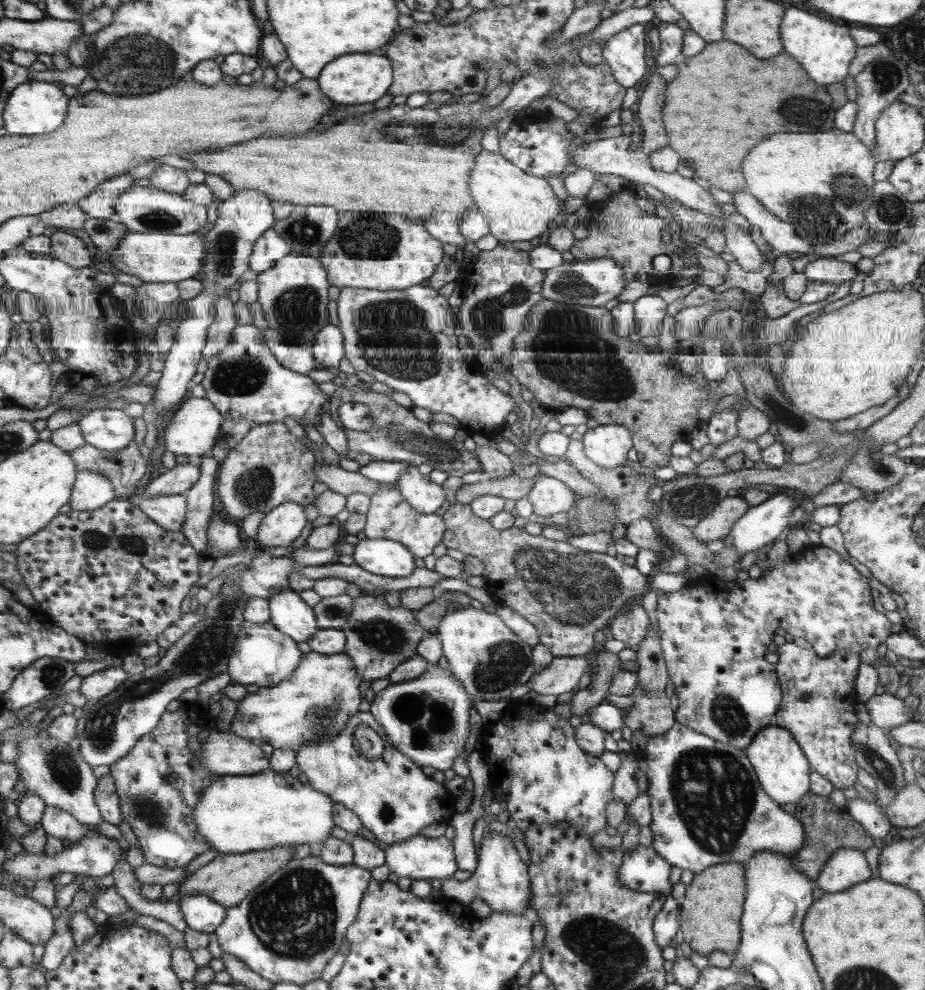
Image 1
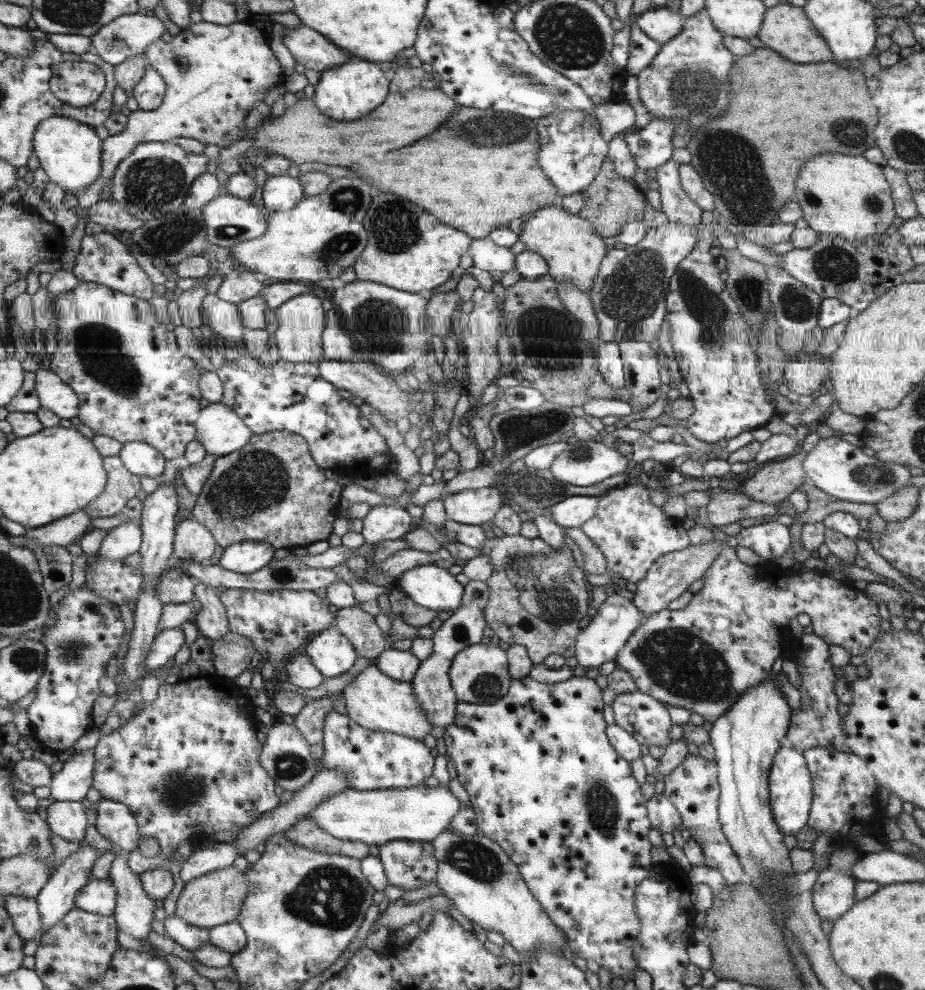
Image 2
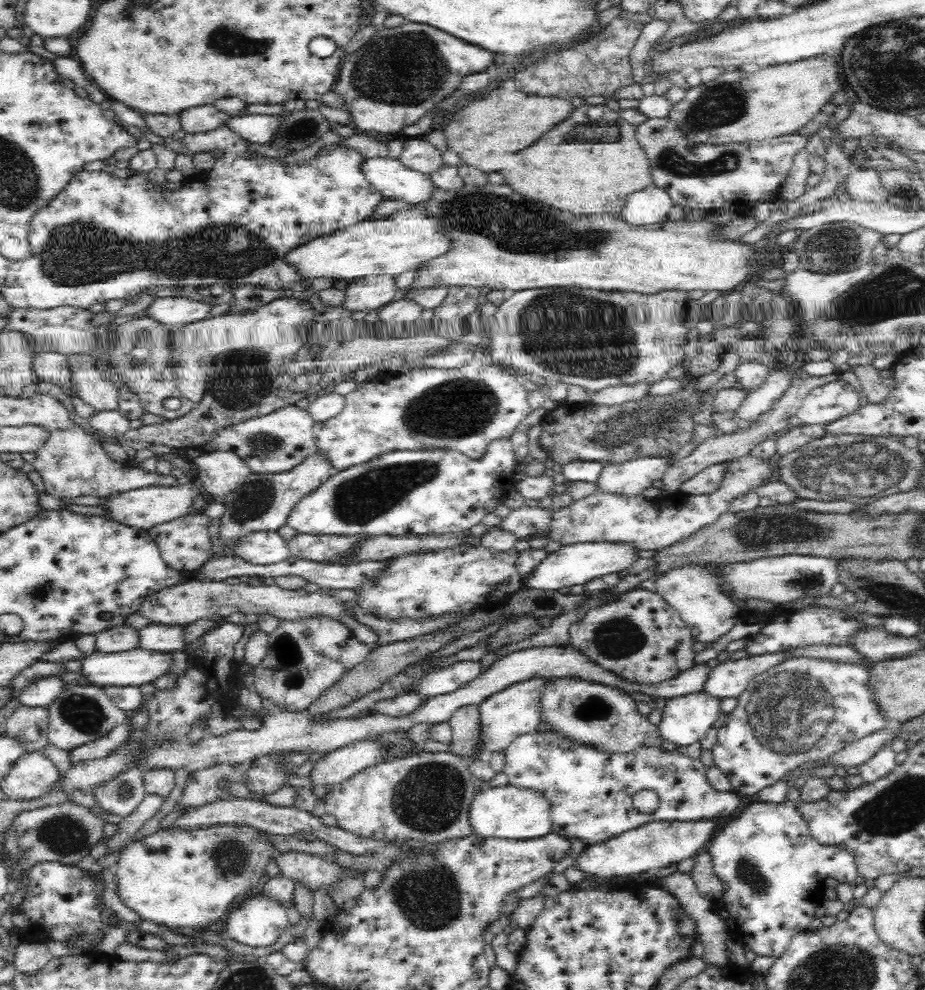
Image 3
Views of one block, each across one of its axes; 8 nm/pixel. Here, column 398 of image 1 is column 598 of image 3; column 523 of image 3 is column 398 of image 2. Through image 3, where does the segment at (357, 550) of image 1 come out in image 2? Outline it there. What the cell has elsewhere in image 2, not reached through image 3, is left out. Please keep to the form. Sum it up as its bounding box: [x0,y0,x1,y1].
[395,564,461,612]

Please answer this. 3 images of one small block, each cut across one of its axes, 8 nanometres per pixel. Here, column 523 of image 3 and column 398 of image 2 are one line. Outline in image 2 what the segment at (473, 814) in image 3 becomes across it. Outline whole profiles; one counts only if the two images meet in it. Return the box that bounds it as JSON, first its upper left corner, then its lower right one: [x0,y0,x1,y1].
[304,784,459,846]

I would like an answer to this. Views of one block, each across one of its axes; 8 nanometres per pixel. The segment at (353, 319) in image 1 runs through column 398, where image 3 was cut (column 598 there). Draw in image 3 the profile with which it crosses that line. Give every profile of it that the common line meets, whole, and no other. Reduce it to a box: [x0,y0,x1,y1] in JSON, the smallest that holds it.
[488,287,690,393]

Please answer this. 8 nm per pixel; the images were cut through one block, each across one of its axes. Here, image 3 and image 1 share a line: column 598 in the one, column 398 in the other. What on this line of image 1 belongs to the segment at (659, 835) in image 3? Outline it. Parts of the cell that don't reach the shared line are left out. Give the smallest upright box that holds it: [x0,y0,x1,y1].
[383,834,458,881]

